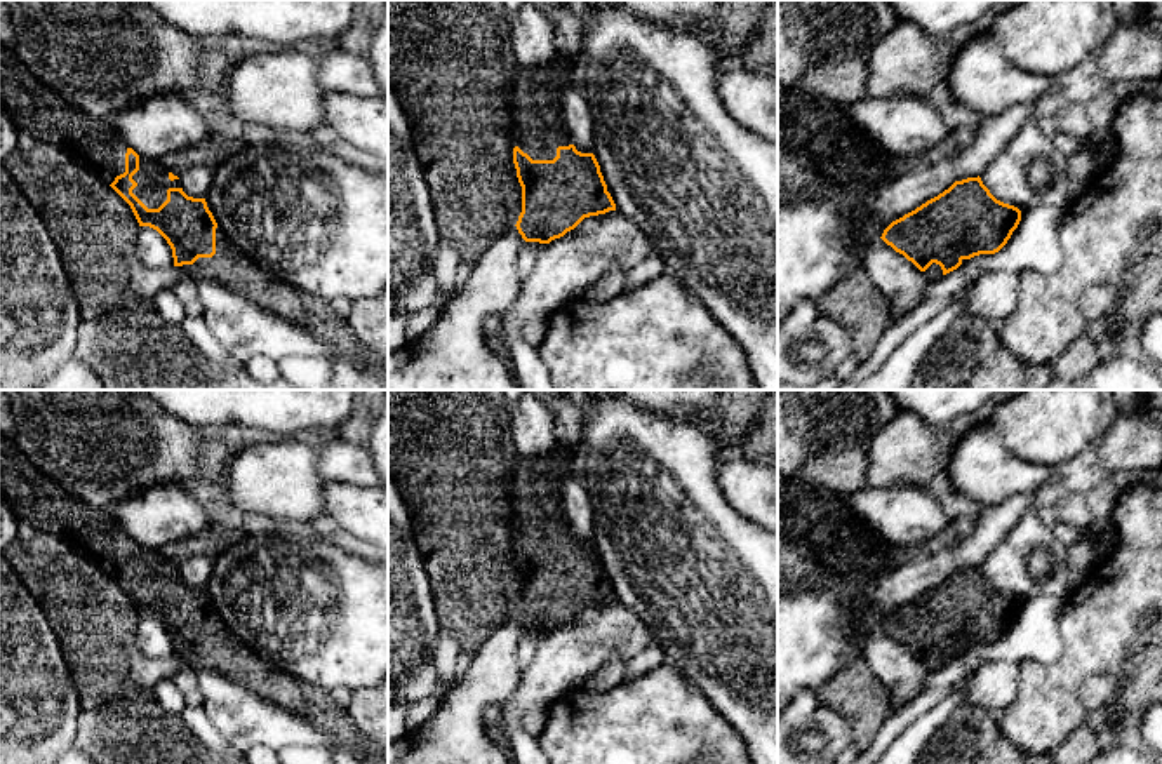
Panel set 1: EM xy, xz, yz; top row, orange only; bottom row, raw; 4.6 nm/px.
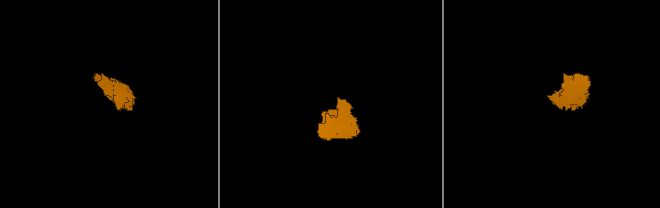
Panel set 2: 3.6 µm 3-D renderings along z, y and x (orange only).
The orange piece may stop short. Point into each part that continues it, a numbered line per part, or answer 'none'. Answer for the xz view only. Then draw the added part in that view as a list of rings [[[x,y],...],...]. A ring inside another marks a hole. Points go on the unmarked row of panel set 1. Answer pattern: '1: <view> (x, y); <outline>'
1: xz (538, 507); [[[557,442],[546,456],[518,456],[511,479],[511,536],[532,550],[553,550],[558,536],[572,534],[565,515],[564,487],[581,466],[583,444],[576,449]]]

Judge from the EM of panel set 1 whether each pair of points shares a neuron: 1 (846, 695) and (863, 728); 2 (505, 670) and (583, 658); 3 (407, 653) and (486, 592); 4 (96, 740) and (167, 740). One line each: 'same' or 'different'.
1: same
2: different
3: different
4: same

